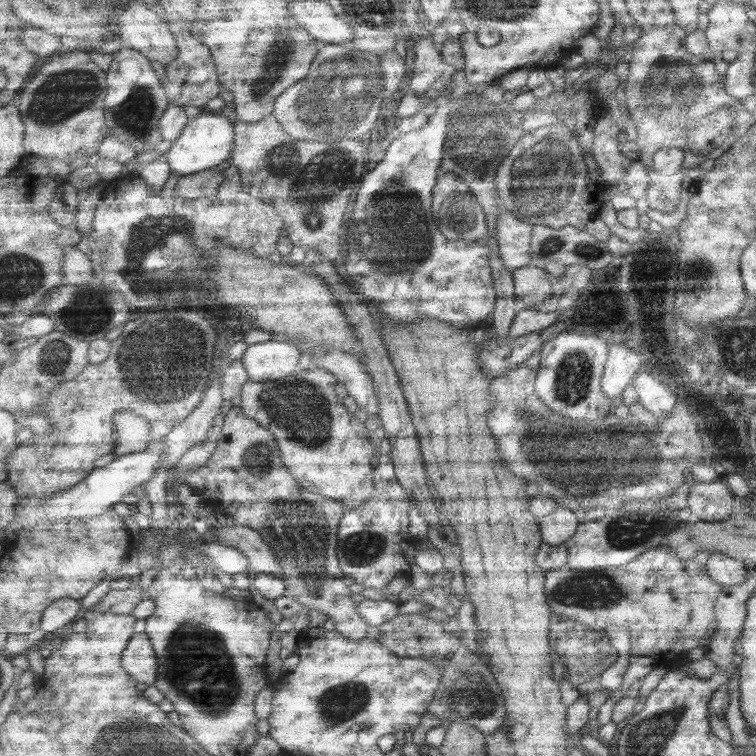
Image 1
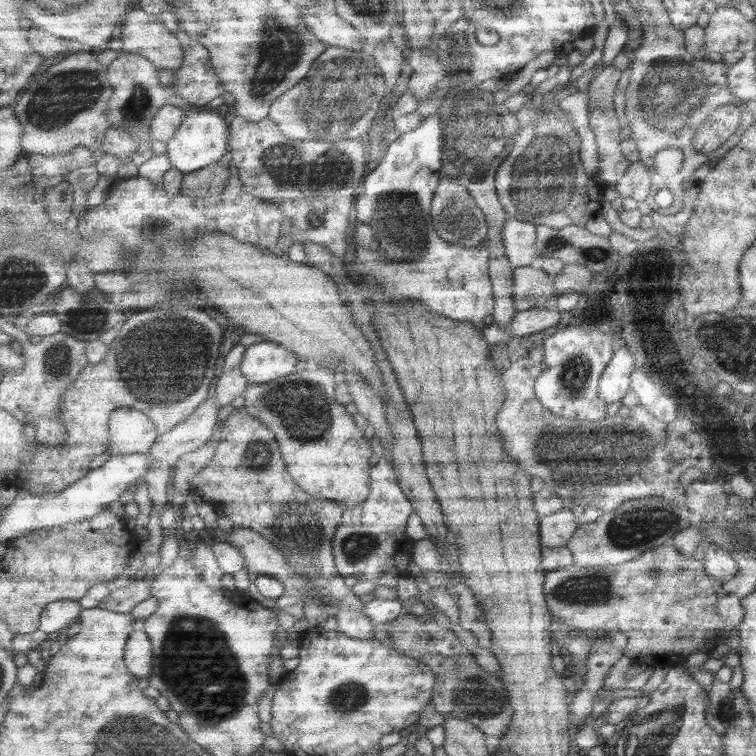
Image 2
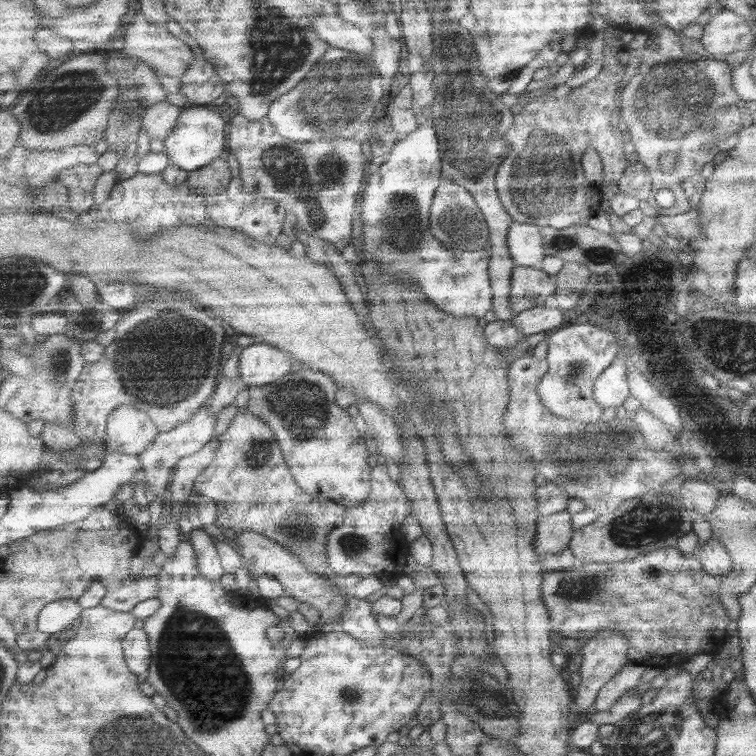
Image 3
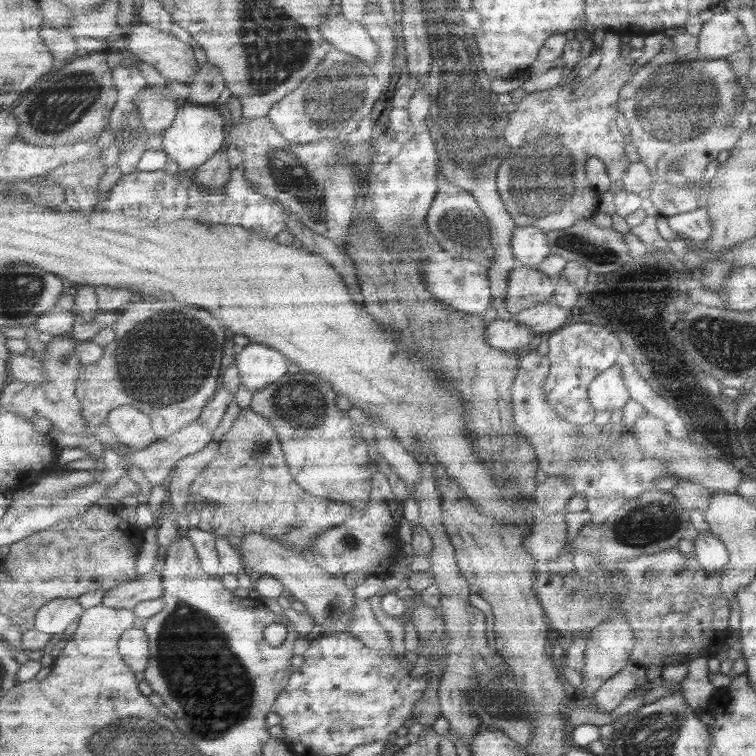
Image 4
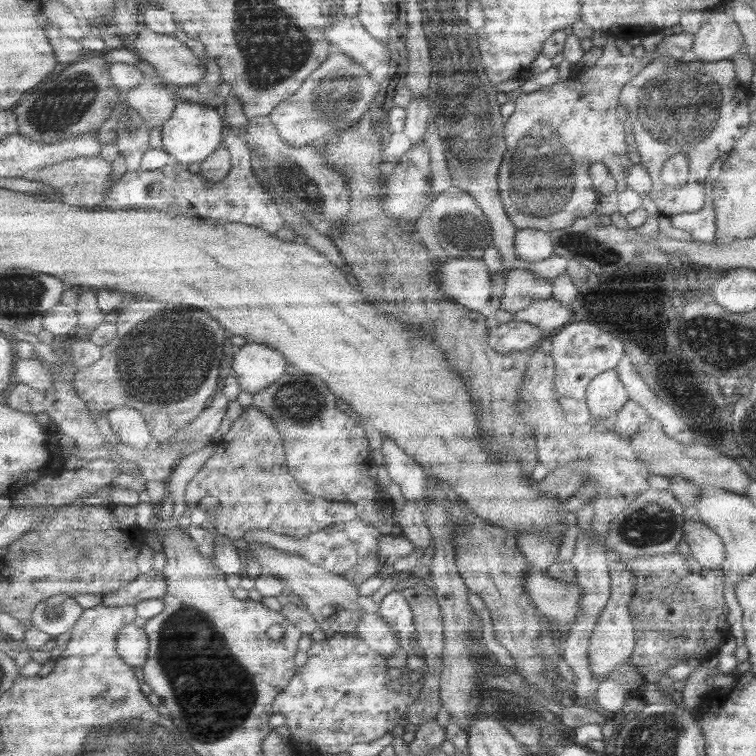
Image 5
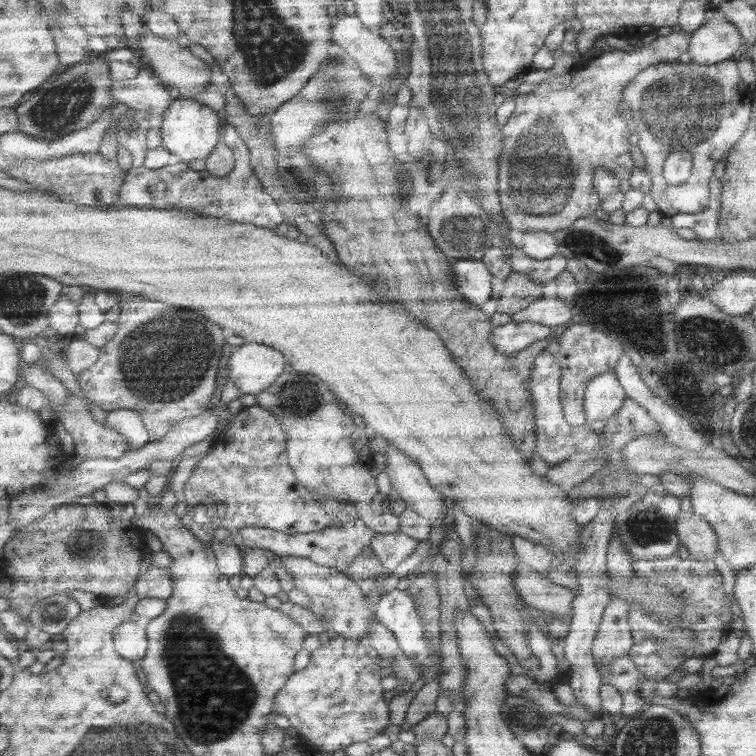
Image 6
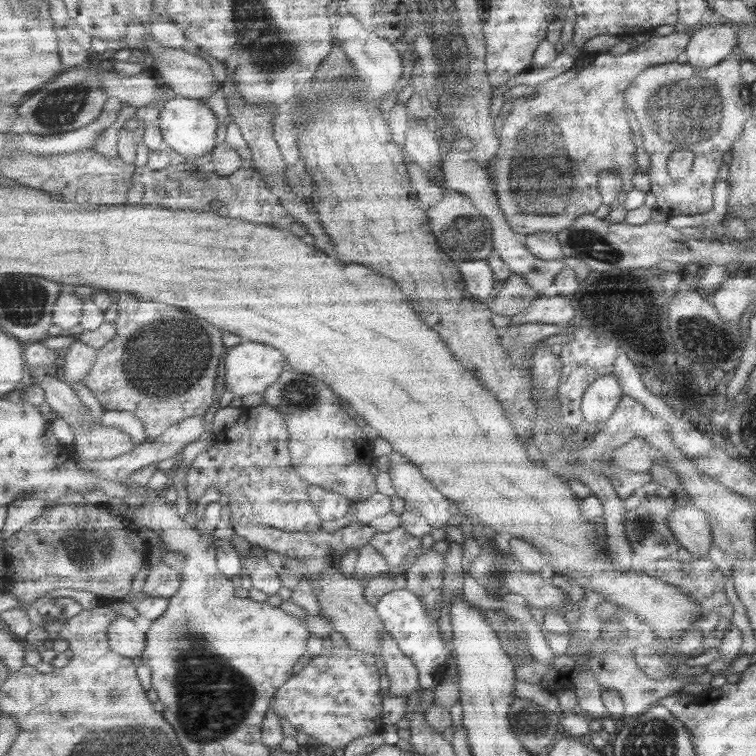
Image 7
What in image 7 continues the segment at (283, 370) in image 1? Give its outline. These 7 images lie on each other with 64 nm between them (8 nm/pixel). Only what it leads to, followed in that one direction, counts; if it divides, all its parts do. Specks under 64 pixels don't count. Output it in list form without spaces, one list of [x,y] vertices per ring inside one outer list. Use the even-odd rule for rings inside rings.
[[[243,342],[237,348],[227,352],[225,386],[229,392],[233,392],[239,398],[249,396],[249,394],[265,394],[269,388],[273,388],[279,382],[279,378],[285,370],[285,362],[289,362],[289,360],[271,346],[257,344],[257,342]]]

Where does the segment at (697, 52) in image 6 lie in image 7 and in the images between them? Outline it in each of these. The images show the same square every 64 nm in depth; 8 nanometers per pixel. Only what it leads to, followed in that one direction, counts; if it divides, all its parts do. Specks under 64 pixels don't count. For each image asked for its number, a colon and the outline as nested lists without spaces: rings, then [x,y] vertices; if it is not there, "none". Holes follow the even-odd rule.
7: [[[709,26],[691,34],[687,46],[687,64],[697,70],[709,70],[721,64],[735,46],[735,28]]]

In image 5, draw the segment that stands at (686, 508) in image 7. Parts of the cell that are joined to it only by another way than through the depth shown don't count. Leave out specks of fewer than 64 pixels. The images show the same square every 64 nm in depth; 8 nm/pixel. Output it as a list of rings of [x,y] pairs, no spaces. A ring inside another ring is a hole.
[[[687,518],[685,542],[689,544],[691,558],[707,570],[717,570],[723,564],[723,542],[705,524]]]

